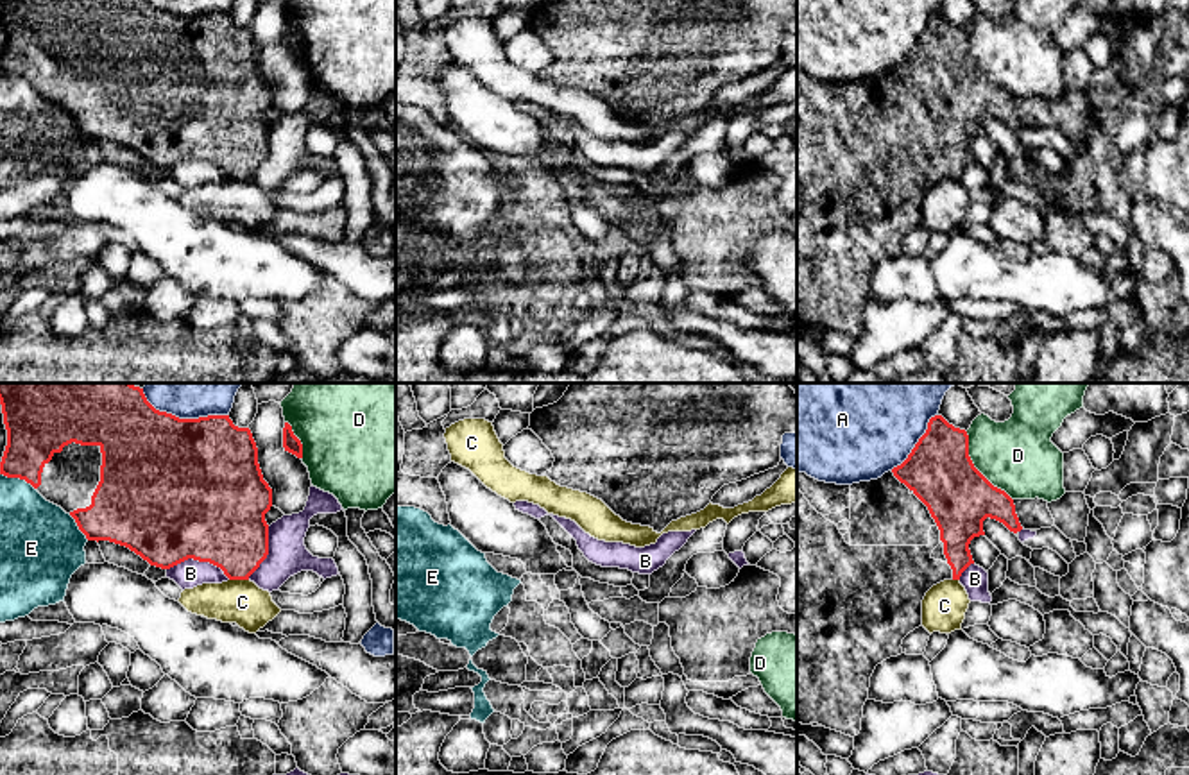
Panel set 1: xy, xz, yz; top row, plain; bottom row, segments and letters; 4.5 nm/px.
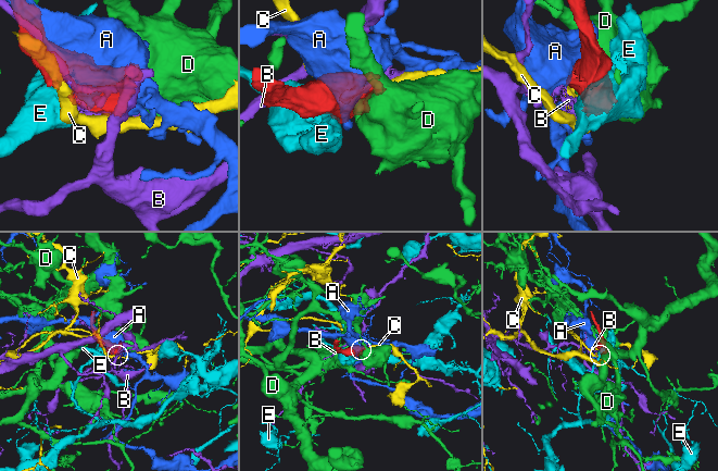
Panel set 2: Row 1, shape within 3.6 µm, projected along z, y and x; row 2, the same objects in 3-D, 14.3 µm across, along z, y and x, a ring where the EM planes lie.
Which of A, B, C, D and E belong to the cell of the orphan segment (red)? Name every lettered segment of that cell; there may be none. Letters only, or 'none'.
none

